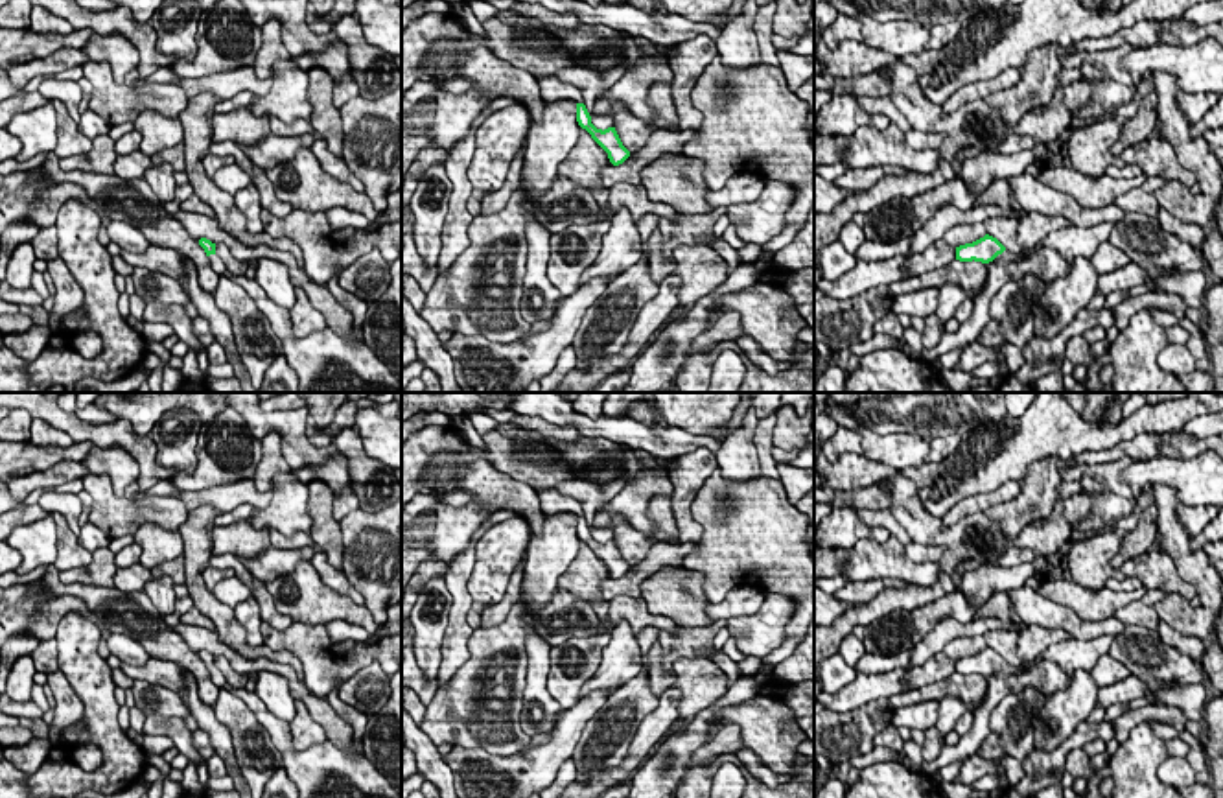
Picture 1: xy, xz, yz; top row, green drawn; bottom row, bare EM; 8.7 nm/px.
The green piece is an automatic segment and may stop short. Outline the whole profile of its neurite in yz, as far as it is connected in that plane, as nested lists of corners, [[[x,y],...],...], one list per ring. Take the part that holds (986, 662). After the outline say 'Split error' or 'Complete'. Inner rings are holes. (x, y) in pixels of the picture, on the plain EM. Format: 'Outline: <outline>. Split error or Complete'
Outline: [[[1112,634],[1083,641],[1083,640],[1066,640],[1055,645],[1050,645],[1041,652],[1033,662],[1022,663],[1020,667],[1009,665],[996,651],[985,647],[984,651],[956,660],[956,673],[960,675],[982,675],[989,676],[995,671],[1002,671],[1006,676],[1026,673],[1039,662],[1054,662],[1066,676],[1072,676],[1077,669],[1090,673],[1096,662],[1105,656],[1114,641]]]. Split error

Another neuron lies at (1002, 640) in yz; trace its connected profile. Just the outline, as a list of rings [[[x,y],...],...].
[[[995,628],[989,630],[985,636],[985,645],[993,651],[996,651],[1006,663],[1013,667],[1020,667],[1024,662],[1017,654],[1017,641],[1019,641],[1019,632],[1011,628]]]

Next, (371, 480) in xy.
[[[343,428],[332,444],[348,463],[352,490],[365,512],[383,510],[398,501],[402,485],[392,481],[390,470],[381,461],[368,457],[357,428]]]

